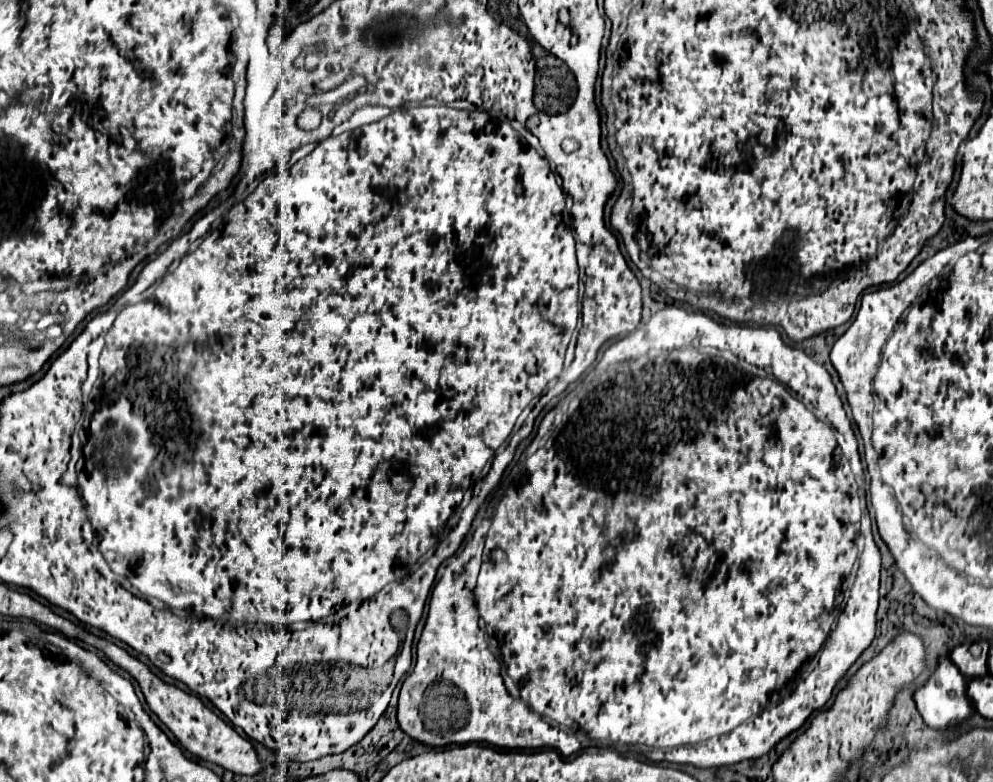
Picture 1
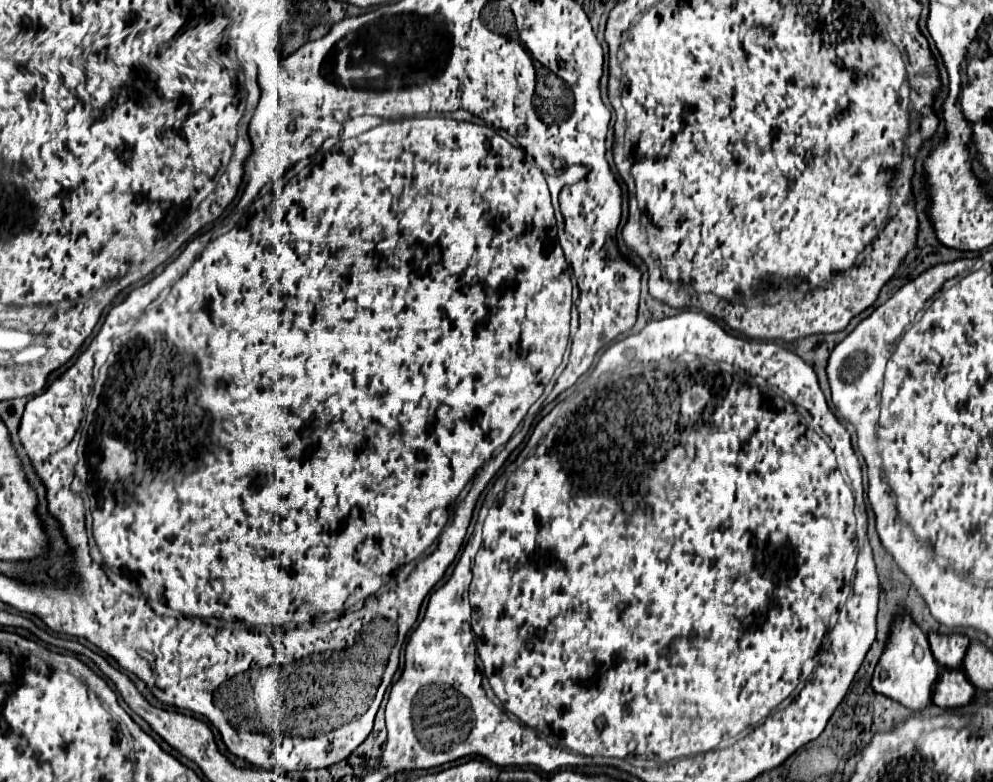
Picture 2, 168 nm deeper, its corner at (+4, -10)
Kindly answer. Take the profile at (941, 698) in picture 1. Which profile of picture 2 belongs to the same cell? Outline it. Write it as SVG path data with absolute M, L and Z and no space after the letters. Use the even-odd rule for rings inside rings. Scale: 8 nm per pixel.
M909 617L897 619L891 629L889 643L881 655L881 661L873 673L873 683L871 683L873 689L877 693L883 693L899 701L901 705L913 711L923 711L933 705L933 693L935 693L939 675L941 675L941 667L931 653L927 635L919 627L915 627Z

